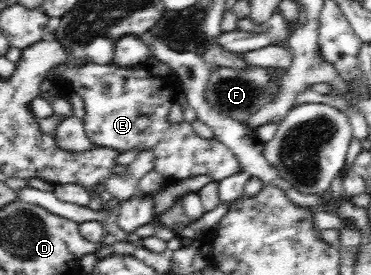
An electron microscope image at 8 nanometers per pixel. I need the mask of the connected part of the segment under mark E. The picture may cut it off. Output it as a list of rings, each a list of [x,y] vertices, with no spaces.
[[[68,61],[49,68],[45,78],[51,82],[63,79],[81,97],[85,109],[82,119],[85,135],[97,147],[123,151],[153,148],[154,170],[173,180],[197,177],[201,181],[219,182],[239,170],[240,162],[236,154],[219,139],[197,136],[191,123],[185,120],[175,124],[167,122],[173,104],[170,86],[165,83],[164,77],[154,77],[145,66],[125,69],[113,63],[81,65]]]

